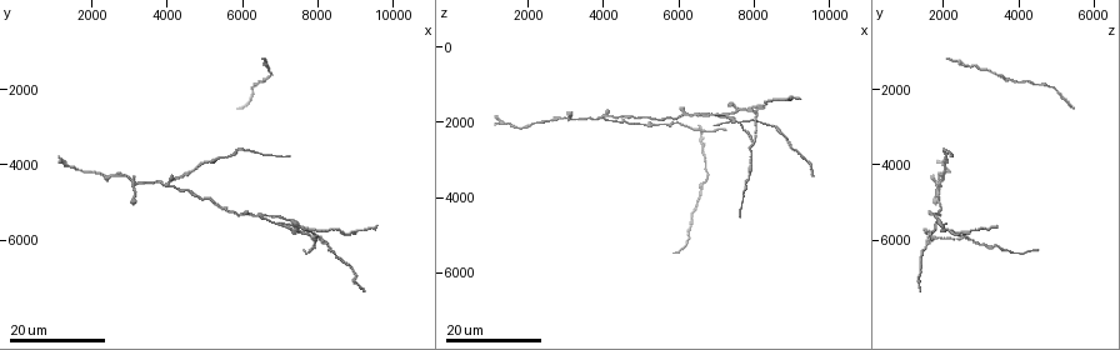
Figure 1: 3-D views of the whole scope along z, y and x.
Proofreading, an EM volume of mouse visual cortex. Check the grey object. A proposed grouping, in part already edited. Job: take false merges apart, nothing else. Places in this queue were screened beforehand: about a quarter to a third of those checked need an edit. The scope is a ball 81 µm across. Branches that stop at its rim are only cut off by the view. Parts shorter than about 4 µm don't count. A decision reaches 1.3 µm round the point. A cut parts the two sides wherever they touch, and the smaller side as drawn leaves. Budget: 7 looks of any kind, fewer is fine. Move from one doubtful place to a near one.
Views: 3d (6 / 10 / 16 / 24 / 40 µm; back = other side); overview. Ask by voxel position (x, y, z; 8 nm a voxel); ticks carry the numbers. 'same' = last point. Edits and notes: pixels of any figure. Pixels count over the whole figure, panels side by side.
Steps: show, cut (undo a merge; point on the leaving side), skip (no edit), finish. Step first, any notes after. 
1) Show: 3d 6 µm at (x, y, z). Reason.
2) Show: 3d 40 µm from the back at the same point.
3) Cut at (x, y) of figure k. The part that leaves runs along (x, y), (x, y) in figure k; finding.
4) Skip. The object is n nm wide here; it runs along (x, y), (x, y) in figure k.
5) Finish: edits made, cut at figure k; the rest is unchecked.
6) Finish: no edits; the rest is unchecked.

Show: 3d 24 µm at (7800, 6250, 3700).

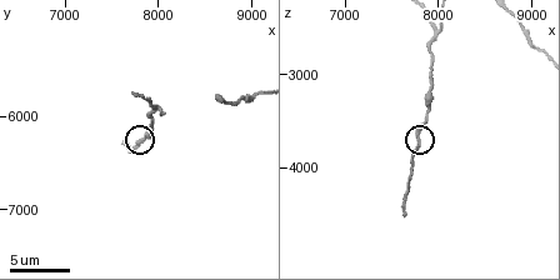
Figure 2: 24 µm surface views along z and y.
Show: 3d 10 µm at the same point.

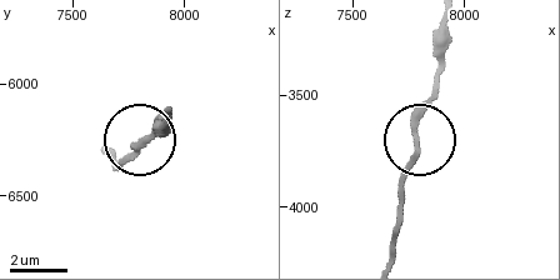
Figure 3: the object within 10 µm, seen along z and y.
Skip. The object is 200 nm wide here; it runs along (444, 21), (441, 64), (415, 121), (399, 186), (399, 226) in figure 3; one neuron here.

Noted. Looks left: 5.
Show: 3d 24 µm at (6550, 5450, 1850). Two arms in line, one across.

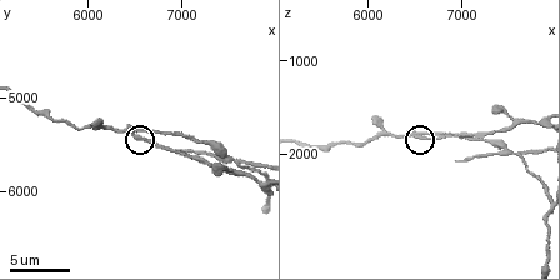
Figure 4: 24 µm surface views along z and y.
Show: 3d 6 µm at (6550, 5400, 1800).

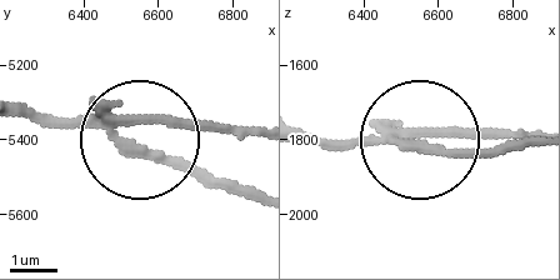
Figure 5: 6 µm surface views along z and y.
Cut at (169, 156) of figure 5. The object is 210 nm wide here; the part that leaves runs along (110, 124), (249, 188) in figure 5; two neurons meet here.

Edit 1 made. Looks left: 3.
Show: overview.

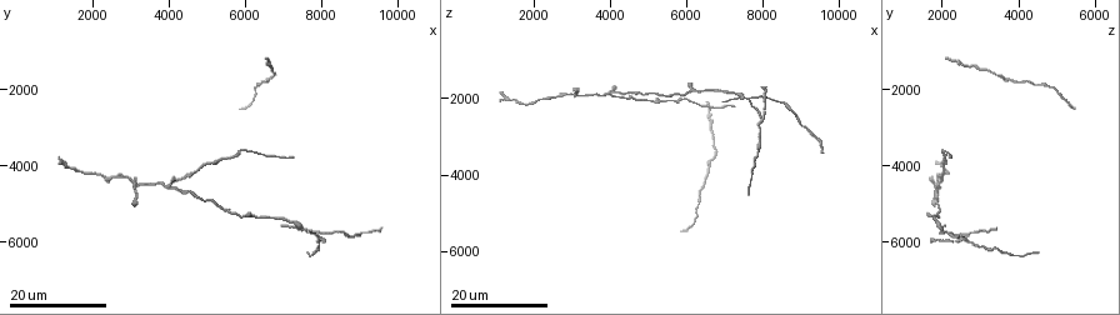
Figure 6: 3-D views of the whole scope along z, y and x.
Show: 3d 24 µm at (3900, 4500, 1850). Four-way junction.

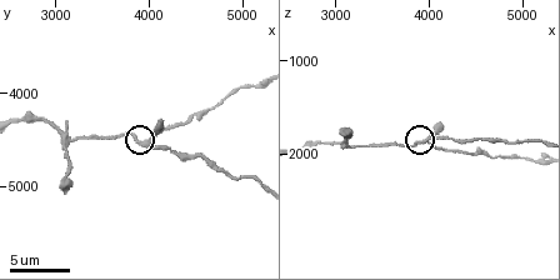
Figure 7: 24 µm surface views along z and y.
Show: 3d 10 µm at (3950, 4600, 1850).

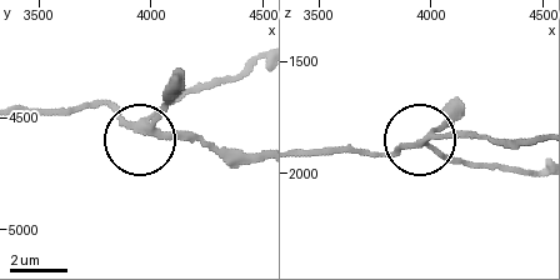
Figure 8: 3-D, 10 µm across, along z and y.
Cut at (456, 158) of figure 8. 4 arms meet here; the part that leaves runs along (425, 141), (473, 163), (538, 170) in figure 8; two neurons meet here.

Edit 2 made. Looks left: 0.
Finish: edits made, cut at figure 5, cut at figure 8; the rest is unchecked.

